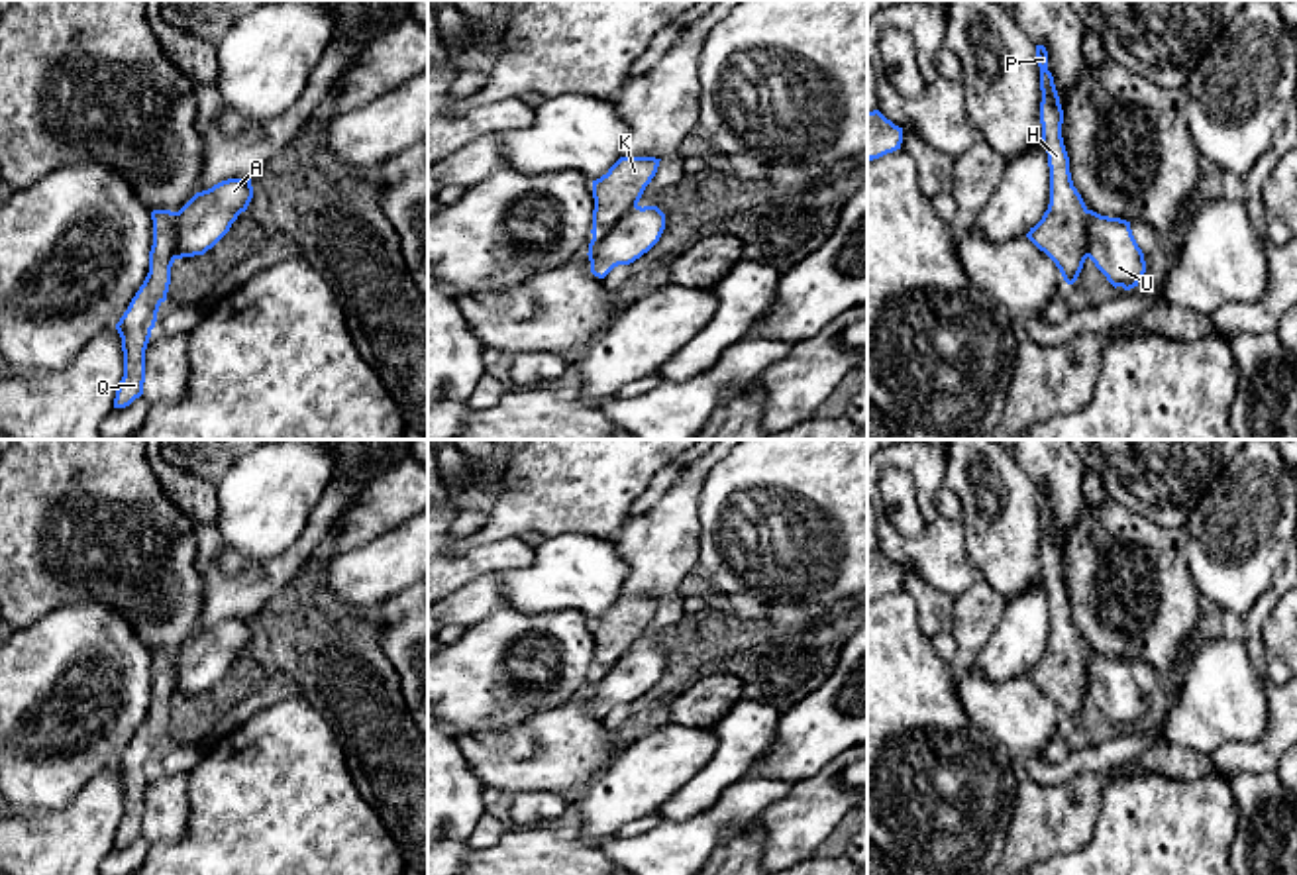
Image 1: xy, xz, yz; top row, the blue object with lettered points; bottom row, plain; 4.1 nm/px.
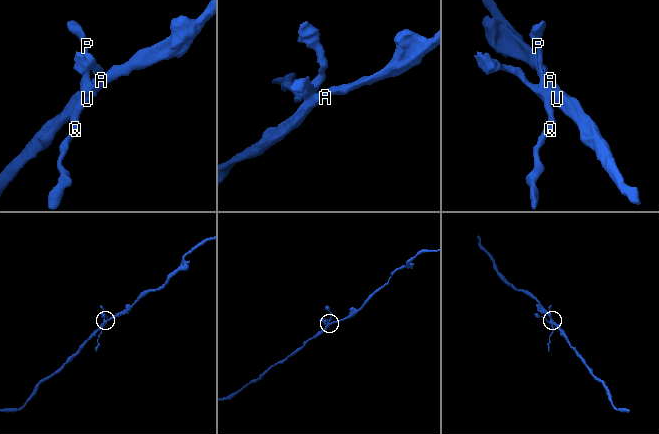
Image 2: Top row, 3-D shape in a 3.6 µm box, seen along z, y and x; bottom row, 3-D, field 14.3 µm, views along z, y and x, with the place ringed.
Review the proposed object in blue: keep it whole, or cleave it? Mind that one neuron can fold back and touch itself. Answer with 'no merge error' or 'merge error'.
merge error

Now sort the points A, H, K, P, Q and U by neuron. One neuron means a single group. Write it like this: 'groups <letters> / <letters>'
groups A U / H K P Q

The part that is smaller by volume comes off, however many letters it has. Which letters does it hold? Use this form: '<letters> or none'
H, K, P, Q

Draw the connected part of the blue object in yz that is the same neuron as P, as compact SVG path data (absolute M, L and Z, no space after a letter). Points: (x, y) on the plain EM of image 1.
M1036 485L1036 496L1042 530L1042 585L1050 606L1050 643L1026 677L1056 702L1064 720L1073 724L1087 698L1087 645L1071 620L1069 596L1062 577L1064 549L1048 510L1044 485Z

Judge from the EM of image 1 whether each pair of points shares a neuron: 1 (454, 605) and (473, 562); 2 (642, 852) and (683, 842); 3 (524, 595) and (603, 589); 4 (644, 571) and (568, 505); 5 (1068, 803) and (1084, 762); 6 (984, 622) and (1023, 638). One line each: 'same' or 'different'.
1: different
2: same
3: same
4: different
5: different
6: different

